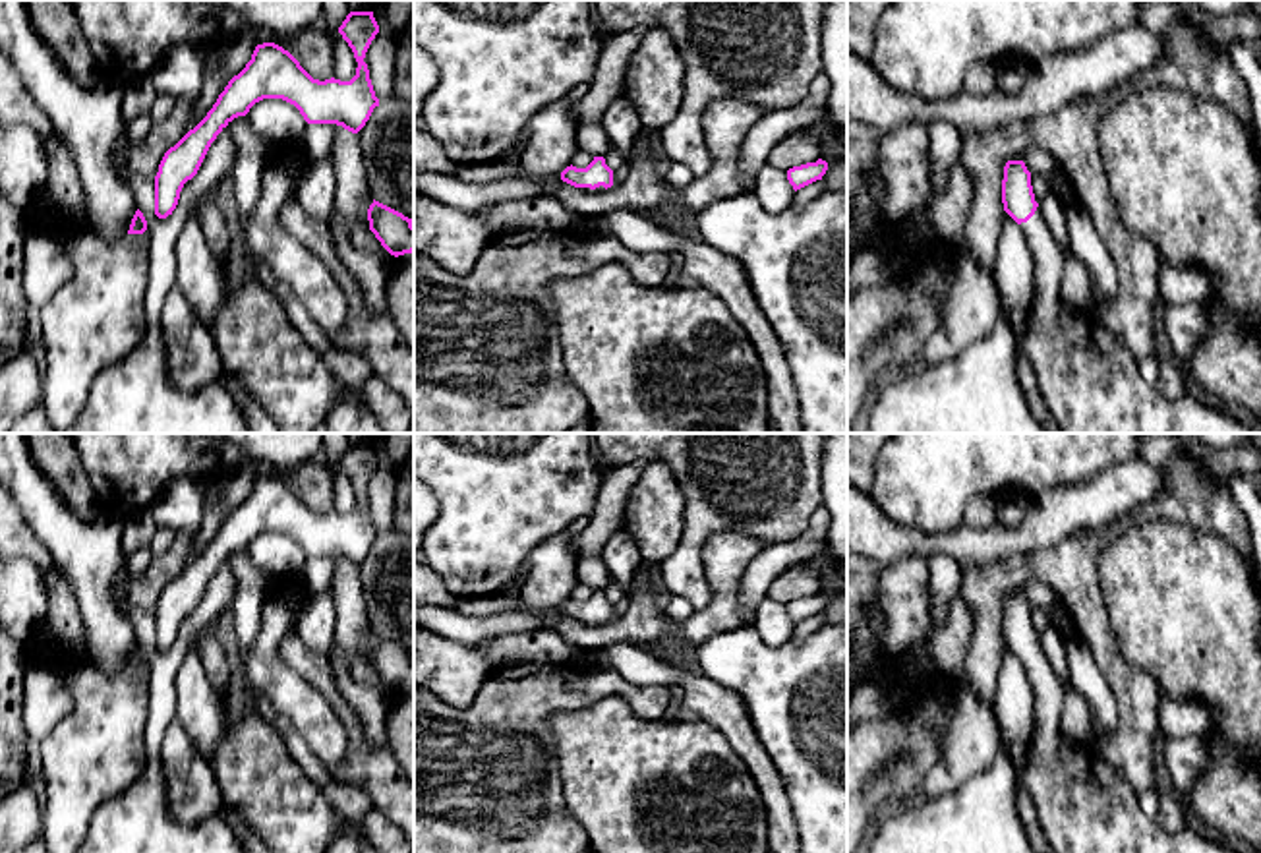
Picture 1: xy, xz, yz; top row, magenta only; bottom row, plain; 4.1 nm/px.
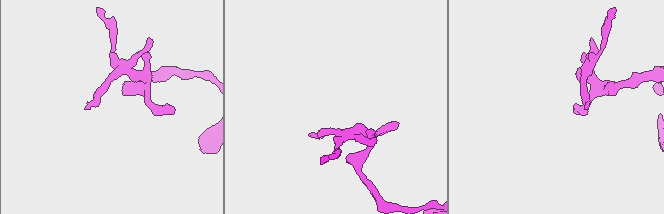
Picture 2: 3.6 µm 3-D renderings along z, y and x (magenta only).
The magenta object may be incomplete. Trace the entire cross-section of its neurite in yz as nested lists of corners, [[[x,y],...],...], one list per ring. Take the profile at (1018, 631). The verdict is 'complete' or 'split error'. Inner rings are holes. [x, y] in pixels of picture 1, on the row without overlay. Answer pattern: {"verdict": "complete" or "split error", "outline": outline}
{"verdict": "split error", "outline": [[[1008,594],[1002,613],[1004,644],[1021,660],[1033,689],[1033,725],[1025,787],[1037,805],[1039,826],[1054,853],[1236,853],[1189,828],[1170,834],[1139,807],[1139,793],[1099,752],[1079,749],[1060,731],[1066,685],[1048,663],[1031,605],[1023,594]]]}

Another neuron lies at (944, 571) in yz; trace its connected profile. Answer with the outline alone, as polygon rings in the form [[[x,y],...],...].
[[[932,553],[926,561],[930,576],[928,613],[932,629],[940,629],[948,621],[948,609],[952,600],[959,596],[963,569],[948,553]]]

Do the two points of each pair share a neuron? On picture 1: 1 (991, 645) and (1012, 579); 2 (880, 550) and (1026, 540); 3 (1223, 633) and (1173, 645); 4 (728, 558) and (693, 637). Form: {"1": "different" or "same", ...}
{"1": "same", "2": "same", "3": "same", "4": "same"}

